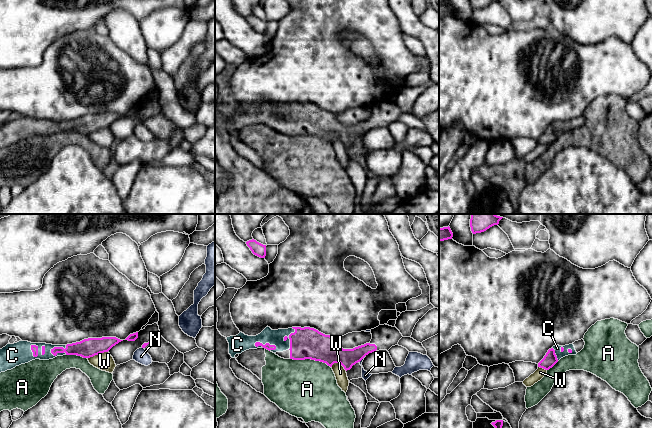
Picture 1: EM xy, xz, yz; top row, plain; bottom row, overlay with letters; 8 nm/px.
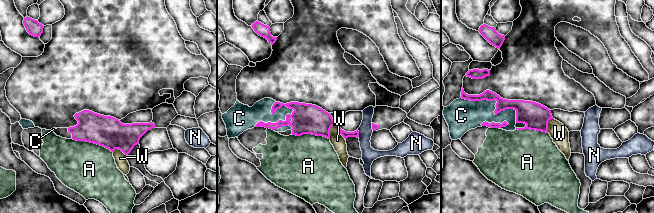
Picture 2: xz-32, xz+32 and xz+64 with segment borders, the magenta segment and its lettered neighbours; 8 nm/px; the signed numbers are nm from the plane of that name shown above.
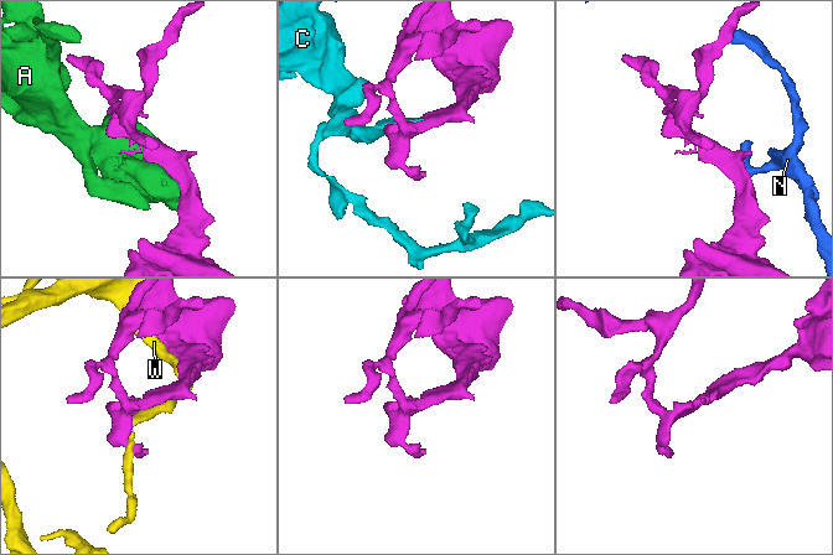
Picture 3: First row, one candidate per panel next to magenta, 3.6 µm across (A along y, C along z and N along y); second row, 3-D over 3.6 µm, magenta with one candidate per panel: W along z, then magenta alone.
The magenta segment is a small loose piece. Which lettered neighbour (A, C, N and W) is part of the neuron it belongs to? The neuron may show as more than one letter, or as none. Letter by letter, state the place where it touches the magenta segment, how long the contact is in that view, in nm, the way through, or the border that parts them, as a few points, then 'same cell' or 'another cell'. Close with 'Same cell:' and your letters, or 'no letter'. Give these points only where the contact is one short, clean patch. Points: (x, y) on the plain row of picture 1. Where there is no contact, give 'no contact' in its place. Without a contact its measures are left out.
A: meets magenta in xz at (310, 134); contact 340 nm long; another cell
C: meets magenta in xz at (266, 119); contact 190 nm long; same cell
N: meets magenta in xz at (362, 134); contact 80 nm long; border along xz (365, 131), (359, 138); another cell
W: meets magenta in xy at (97, 130); contact 180 nm long; another cell
Same cell: C

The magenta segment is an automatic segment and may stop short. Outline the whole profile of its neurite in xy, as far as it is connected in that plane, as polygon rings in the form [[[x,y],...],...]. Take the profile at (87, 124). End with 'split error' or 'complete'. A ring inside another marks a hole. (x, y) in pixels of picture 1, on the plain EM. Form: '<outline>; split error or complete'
[[[102,113],[88,114],[67,121],[31,119],[22,116],[14,120],[9,119],[0,125],[0,149],[35,135],[49,136],[63,131],[90,134],[100,129],[108,128],[121,117],[123,116],[116,113]]]; split error

